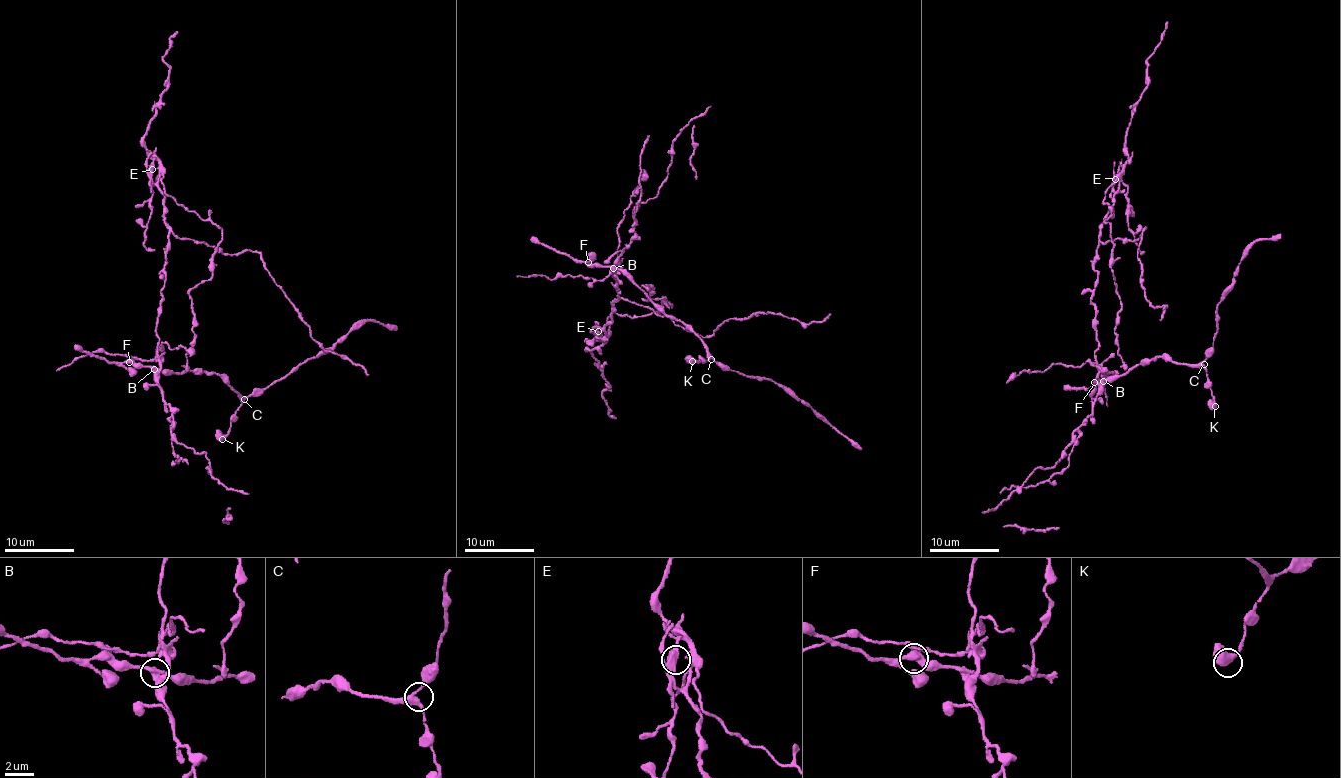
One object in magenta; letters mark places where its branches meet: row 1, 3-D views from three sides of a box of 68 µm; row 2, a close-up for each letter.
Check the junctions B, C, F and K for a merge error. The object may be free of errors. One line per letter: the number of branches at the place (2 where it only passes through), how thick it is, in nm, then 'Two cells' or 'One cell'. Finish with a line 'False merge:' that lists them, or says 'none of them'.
B: Branches: 3. Thickness 400 nm. Two cells
C: Branches: 3. Thickness 300 nm. One cell
F: Branches: 2. Thickness 420 nm. One cell
K: Branches: 2. Thickness 500 nm. One cell
False merge: B

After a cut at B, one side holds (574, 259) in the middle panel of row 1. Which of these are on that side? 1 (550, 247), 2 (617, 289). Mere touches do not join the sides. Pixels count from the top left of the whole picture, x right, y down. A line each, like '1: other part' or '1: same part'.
1: same part
2: other part

